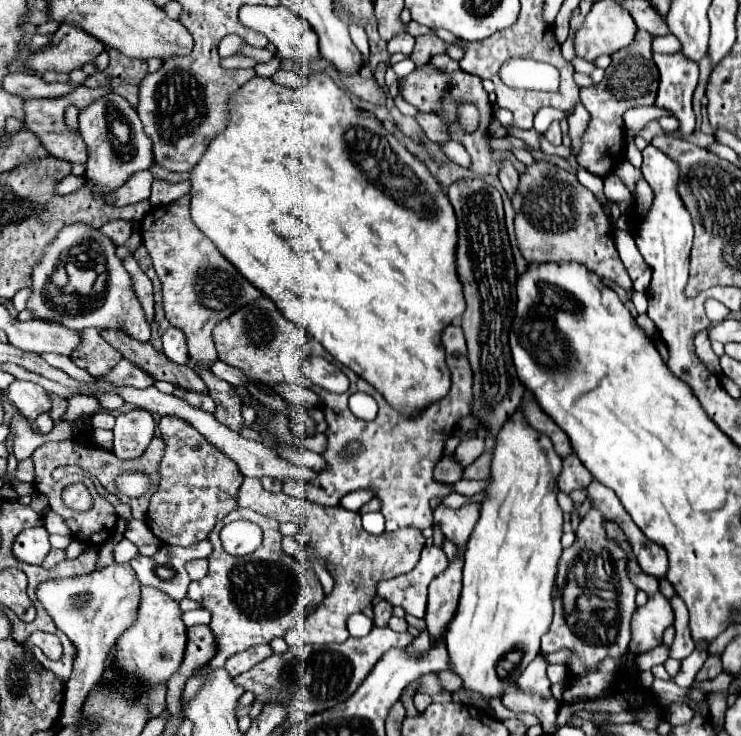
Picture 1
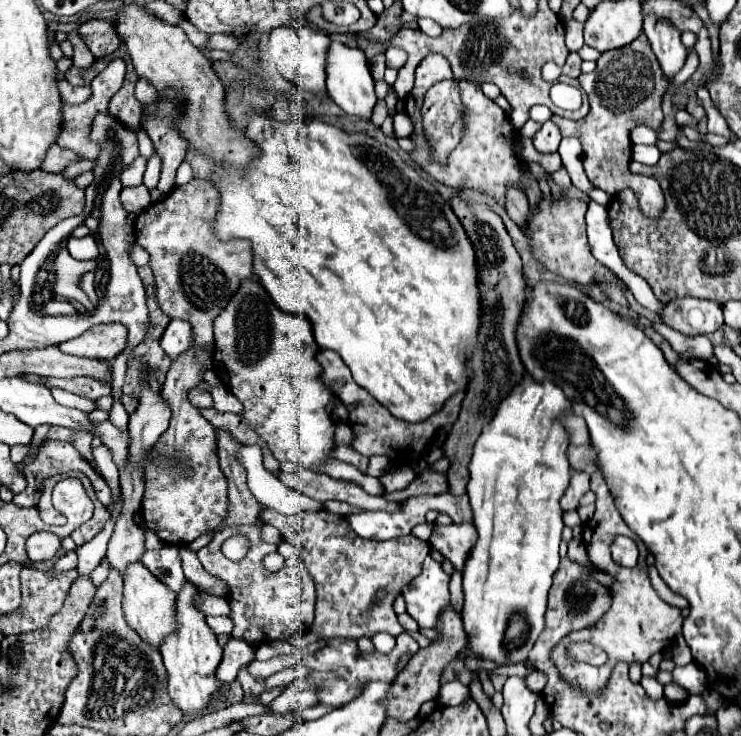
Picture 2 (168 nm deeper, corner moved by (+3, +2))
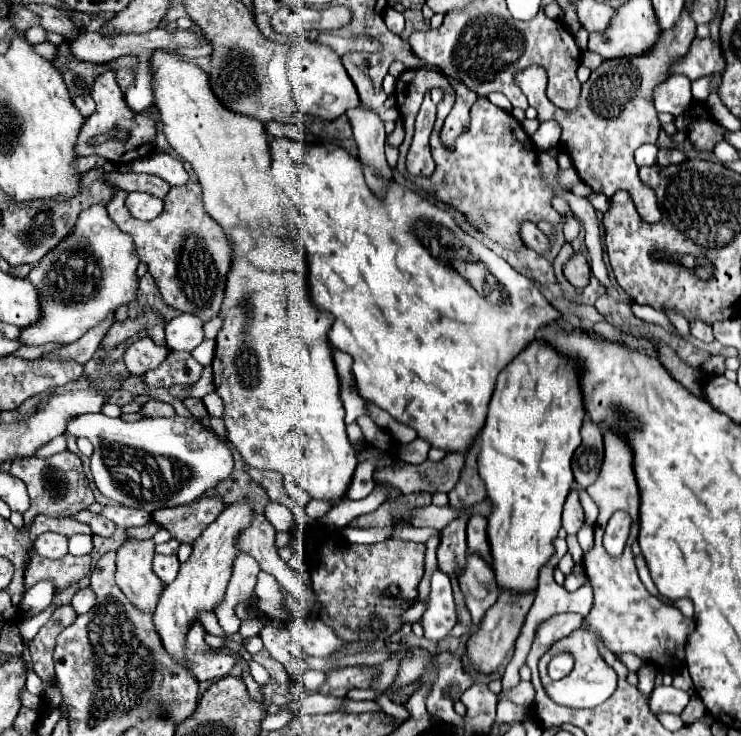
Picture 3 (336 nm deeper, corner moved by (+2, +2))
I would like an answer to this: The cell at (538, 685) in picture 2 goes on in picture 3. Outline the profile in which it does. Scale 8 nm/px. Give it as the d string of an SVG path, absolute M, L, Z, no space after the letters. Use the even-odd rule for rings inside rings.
M521 680L519 686L515 686L511 692L507 692L507 698L513 700L515 704L519 704L519 706L529 708L529 704L533 704L533 698L535 698L535 688L533 688L531 682Z

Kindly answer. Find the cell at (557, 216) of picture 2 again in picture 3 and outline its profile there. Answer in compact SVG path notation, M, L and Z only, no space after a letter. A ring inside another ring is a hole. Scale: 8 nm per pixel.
M575 252L565 264L563 264L563 274L567 282L571 282L575 288L585 288L589 284L589 262L581 252Z

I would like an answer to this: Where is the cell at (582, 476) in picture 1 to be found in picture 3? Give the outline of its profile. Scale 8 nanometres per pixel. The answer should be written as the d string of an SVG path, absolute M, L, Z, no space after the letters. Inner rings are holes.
M571 490L567 500L565 500L565 506L563 506L563 528L567 534L577 534L577 530L581 528L583 524L583 508L581 508L581 502L579 502L579 490Z

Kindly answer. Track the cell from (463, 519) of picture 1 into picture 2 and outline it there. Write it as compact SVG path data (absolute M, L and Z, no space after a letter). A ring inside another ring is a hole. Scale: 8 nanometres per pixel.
M470 522L450 524L450 526L434 526L434 532L428 544L438 550L444 558L448 558L454 570L464 570L464 556L468 556L468 548L476 544L476 528Z

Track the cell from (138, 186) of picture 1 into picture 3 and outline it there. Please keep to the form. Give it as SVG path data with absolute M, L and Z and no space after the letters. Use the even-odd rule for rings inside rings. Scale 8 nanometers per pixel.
M129 192L125 204L129 212L139 220L153 220L163 210L163 200L145 192Z

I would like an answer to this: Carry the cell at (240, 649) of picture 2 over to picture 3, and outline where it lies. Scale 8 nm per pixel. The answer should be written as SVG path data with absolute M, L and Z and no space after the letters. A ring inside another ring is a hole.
M195 628L193 632L189 632L189 668L193 668L195 678L201 682L229 676L231 668L235 666L235 658L223 654L221 650L213 650L203 636L203 628Z

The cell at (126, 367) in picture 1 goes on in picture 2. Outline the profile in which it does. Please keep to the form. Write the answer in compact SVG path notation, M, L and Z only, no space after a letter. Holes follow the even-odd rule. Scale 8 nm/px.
M80 376L80 378L46 378L44 380L46 388L60 388L60 390L66 390L66 392L72 392L72 394L78 394L78 396L84 396L84 398L90 398L90 400L98 400L100 396L108 396L110 394L110 388L106 384L100 384L92 378L86 378L86 376Z

